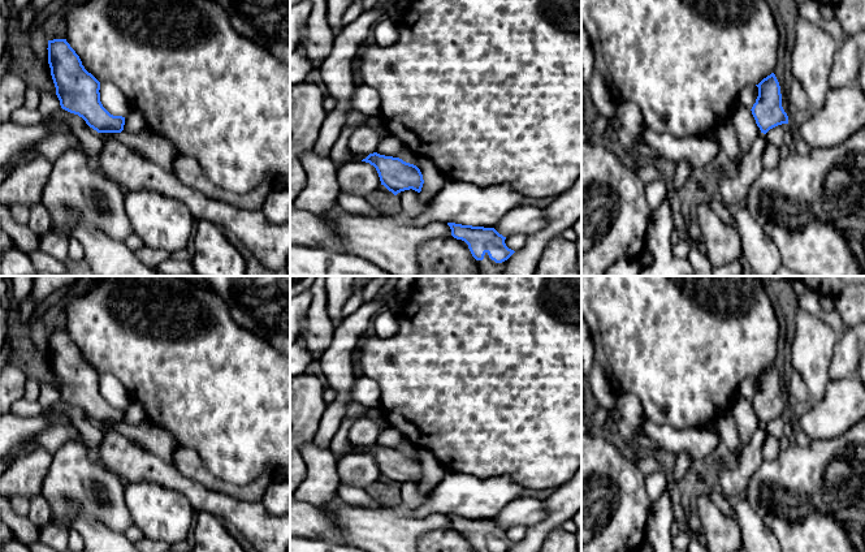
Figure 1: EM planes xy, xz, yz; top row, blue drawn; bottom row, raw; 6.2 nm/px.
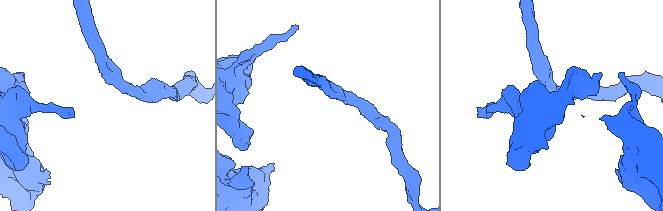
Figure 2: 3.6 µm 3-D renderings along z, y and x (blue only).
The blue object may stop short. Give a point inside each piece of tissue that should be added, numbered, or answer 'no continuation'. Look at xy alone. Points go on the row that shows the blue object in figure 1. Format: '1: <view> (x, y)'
no continuation

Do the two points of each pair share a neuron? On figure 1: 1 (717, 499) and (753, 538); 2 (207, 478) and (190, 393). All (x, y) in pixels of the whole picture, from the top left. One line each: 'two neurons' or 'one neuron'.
1: two neurons
2: two neurons

